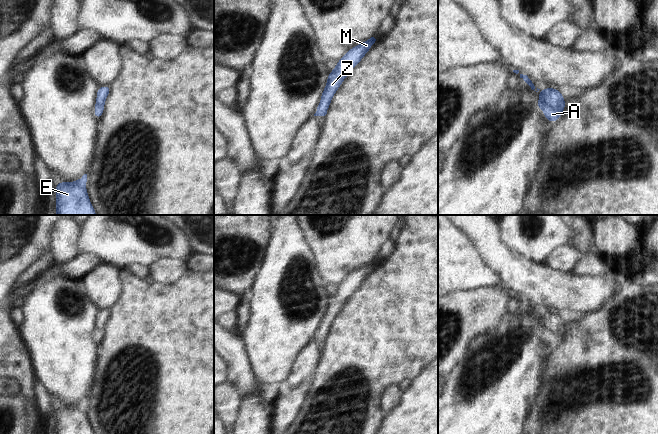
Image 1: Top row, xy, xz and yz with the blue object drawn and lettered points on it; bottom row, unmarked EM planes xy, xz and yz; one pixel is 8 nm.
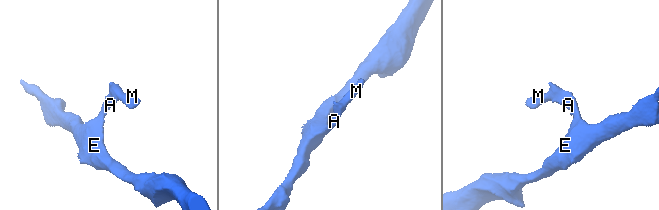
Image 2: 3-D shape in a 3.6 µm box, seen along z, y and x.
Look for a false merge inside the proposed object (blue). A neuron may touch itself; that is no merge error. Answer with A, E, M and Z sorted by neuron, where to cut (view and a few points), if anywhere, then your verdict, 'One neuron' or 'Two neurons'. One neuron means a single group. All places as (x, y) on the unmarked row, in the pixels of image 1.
Groups: A E M Z. No split. One neuron.

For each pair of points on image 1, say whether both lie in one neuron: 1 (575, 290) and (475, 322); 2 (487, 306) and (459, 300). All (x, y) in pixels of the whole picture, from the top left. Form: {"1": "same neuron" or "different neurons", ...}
{"1": "different neurons", "2": "same neuron"}

